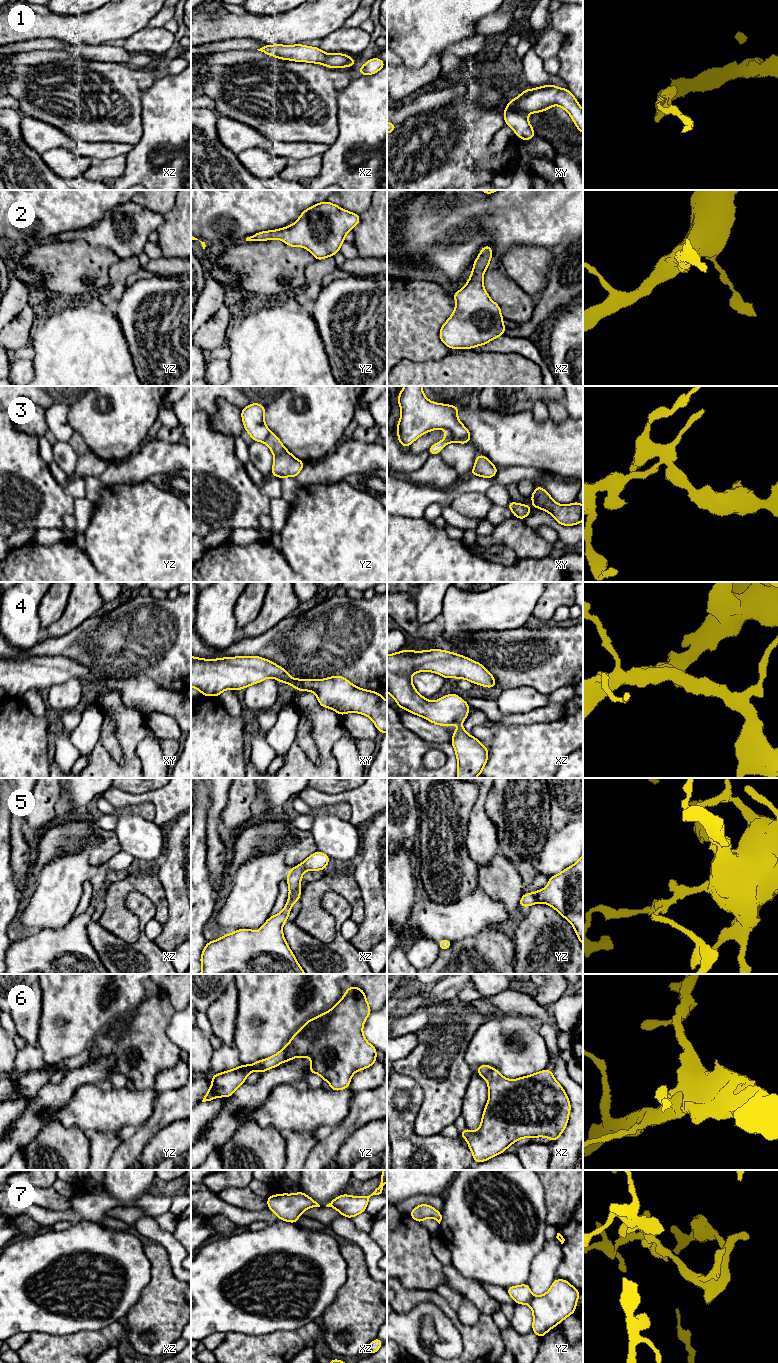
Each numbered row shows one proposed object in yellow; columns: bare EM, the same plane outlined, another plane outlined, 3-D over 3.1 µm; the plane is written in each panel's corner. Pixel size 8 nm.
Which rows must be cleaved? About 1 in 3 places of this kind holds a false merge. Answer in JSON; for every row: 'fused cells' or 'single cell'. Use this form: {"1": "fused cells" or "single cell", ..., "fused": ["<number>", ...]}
{"1": "single cell", "2": "single cell", "3": "fused cells", "4": "single cell", "5": "single cell", "6": "fused cells", "7": "single cell", "fused": ["3", "6"]}

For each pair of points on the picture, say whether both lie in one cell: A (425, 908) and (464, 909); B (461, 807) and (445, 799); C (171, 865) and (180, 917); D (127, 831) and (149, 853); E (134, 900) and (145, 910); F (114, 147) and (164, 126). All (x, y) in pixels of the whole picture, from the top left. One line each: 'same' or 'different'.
A: same
B: same
C: same
D: same
E: same
F: different

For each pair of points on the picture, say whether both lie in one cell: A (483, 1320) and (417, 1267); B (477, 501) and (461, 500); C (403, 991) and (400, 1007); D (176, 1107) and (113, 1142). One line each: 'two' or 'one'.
A: two
B: one
C: two
D: two

